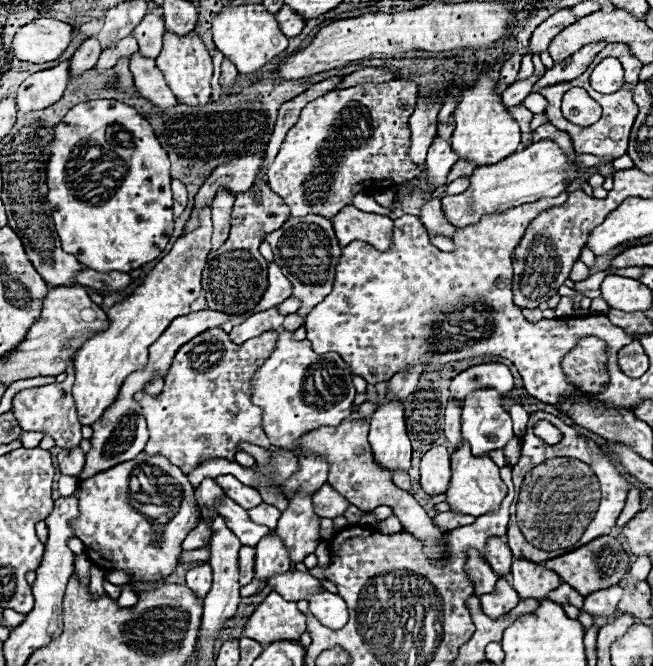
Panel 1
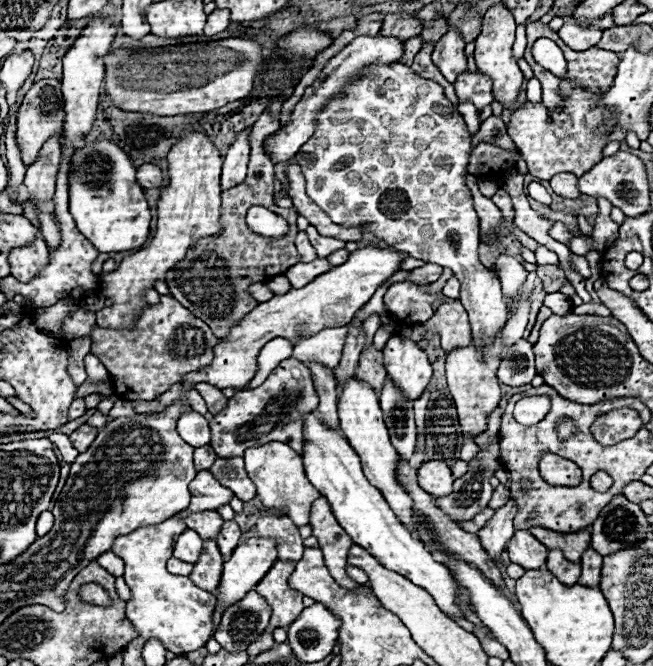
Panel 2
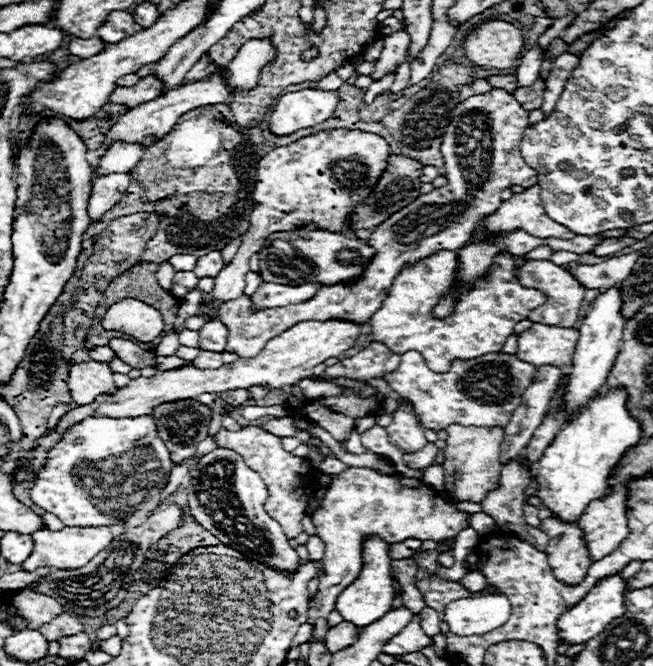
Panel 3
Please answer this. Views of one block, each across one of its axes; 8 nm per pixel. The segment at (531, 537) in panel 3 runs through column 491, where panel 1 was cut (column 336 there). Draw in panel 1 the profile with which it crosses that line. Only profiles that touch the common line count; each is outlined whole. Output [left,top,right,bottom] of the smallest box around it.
[312,484,348,518]

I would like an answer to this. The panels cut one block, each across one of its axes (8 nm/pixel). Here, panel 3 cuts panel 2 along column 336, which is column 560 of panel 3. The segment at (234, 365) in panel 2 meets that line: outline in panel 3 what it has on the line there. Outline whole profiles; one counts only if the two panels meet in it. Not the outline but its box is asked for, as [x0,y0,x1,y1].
[518,260,586,328]

